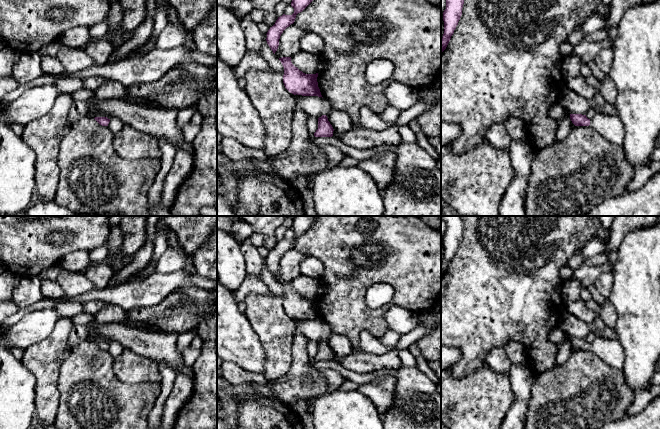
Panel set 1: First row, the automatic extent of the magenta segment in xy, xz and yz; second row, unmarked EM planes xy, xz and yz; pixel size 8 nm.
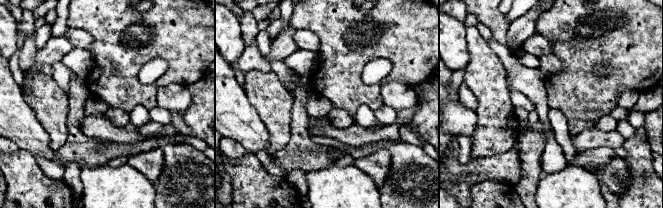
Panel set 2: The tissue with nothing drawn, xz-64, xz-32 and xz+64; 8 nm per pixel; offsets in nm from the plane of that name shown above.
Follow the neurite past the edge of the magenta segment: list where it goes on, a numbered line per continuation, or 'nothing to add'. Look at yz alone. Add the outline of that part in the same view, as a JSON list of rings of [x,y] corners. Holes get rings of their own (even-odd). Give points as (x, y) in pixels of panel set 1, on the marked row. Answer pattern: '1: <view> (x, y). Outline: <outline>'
1: yz (611, 127). Outline: [[[596,113],[590,120],[590,126],[603,135],[611,143],[623,146],[625,129],[618,116]]]

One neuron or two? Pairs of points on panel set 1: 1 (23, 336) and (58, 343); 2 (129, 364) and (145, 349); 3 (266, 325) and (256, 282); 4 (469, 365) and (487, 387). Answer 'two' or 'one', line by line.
1: two
2: two
3: two
4: two

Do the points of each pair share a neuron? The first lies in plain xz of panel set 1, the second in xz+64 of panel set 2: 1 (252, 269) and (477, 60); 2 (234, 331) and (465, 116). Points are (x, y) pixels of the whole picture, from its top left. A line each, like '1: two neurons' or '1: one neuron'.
1: one neuron
2: one neuron

